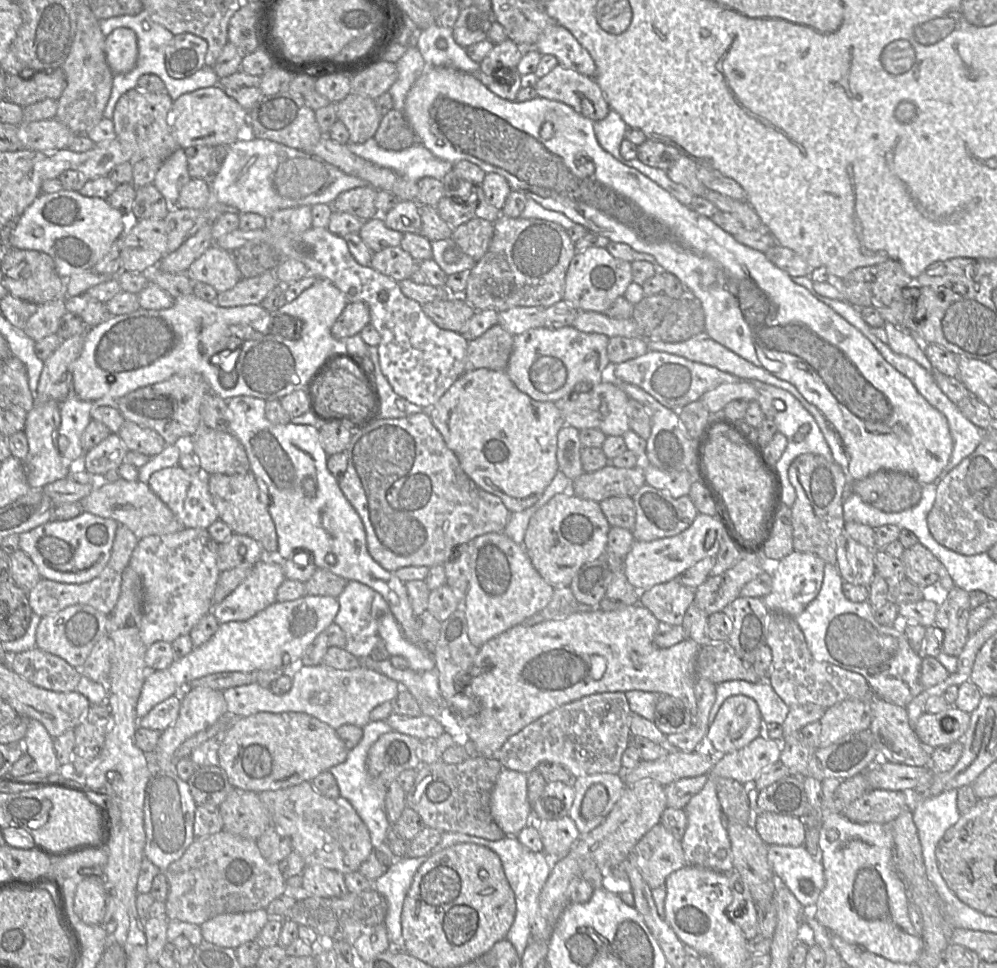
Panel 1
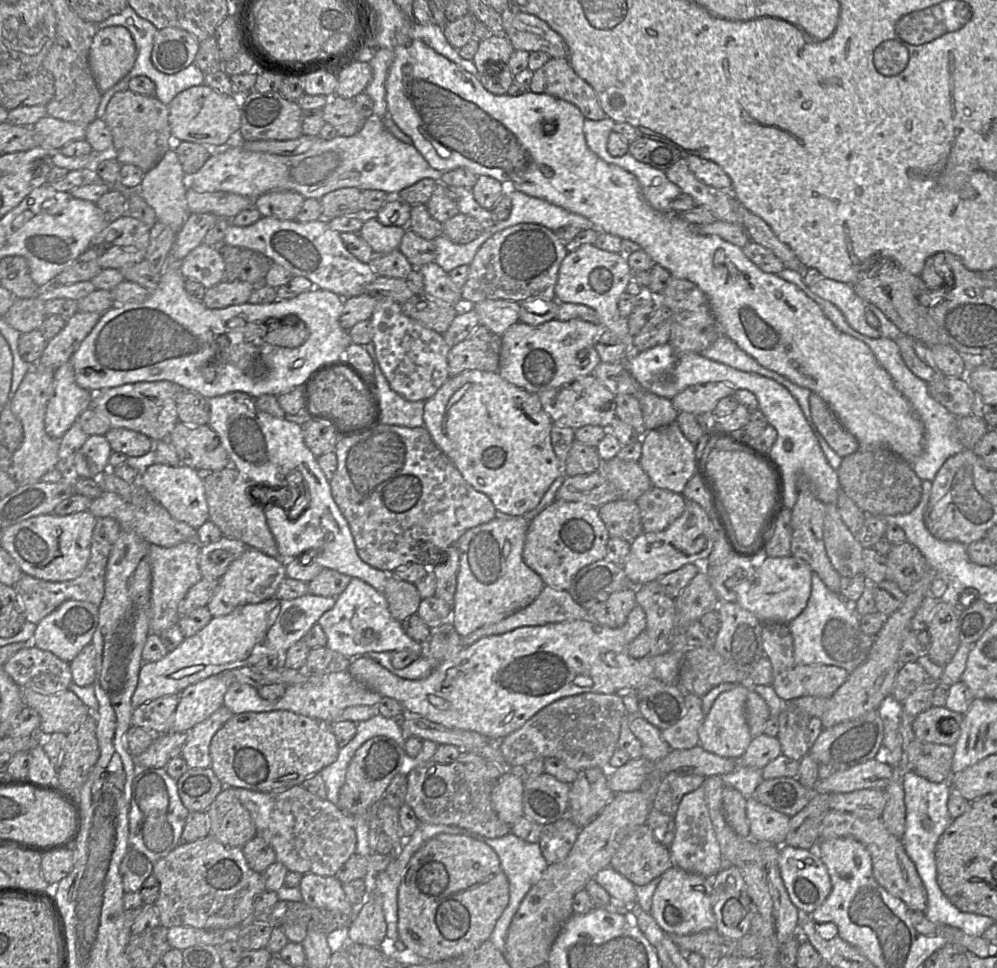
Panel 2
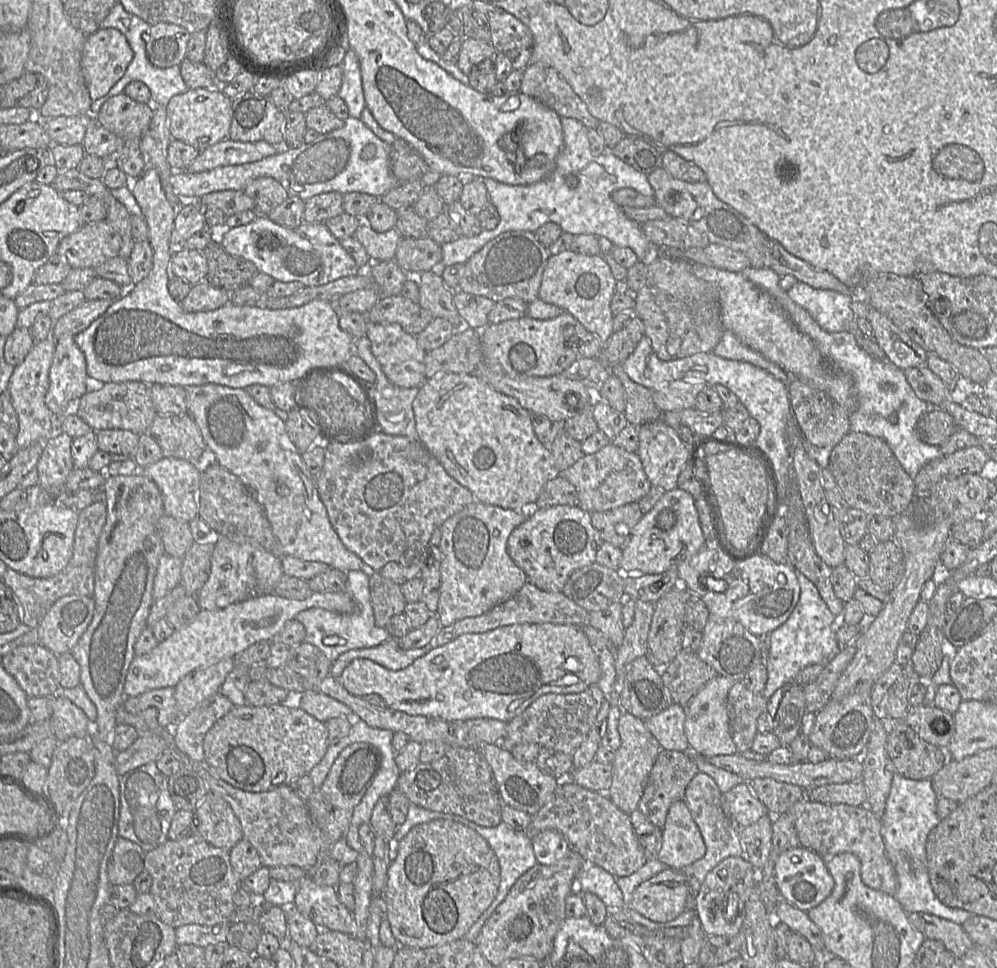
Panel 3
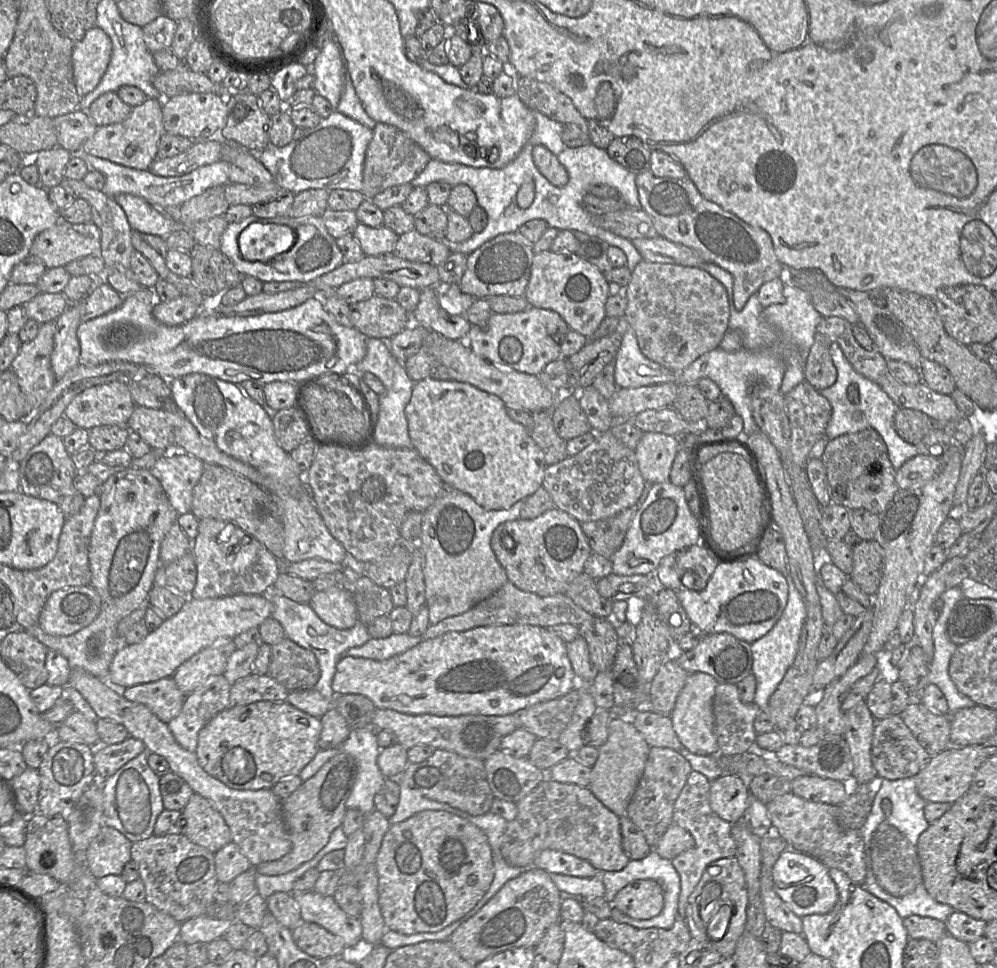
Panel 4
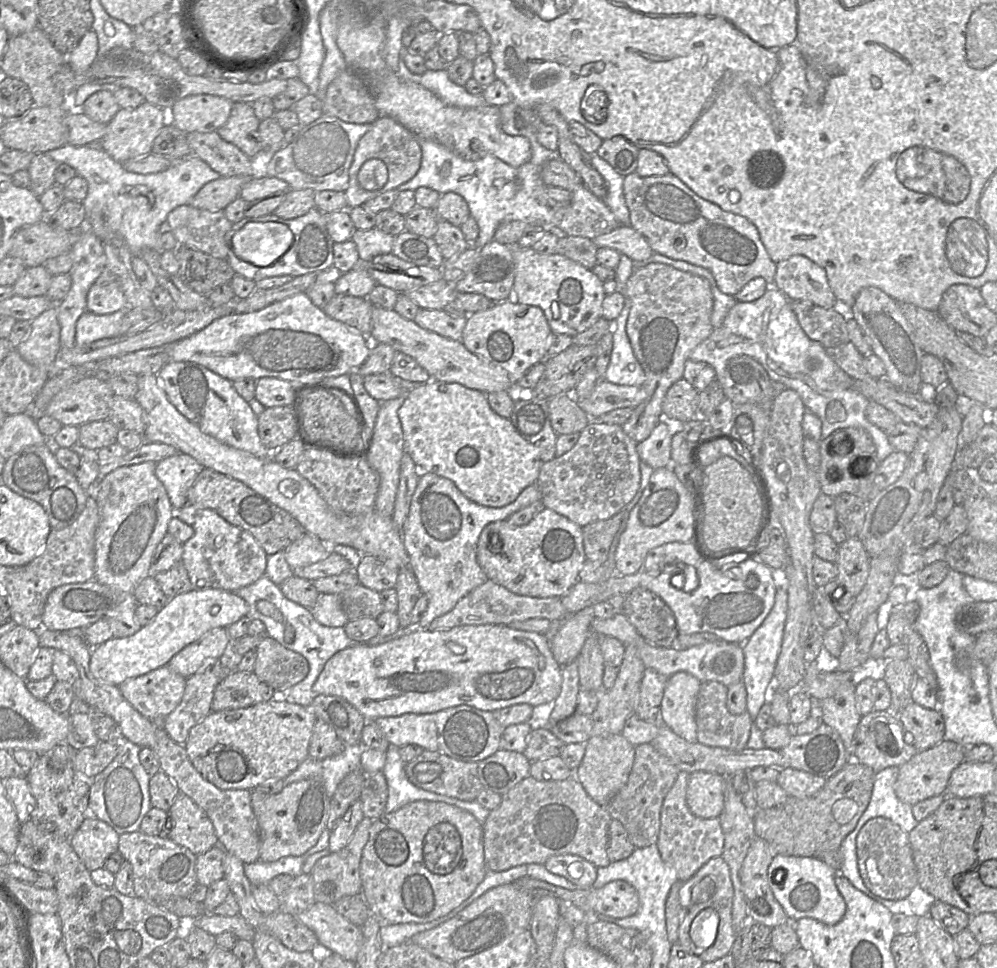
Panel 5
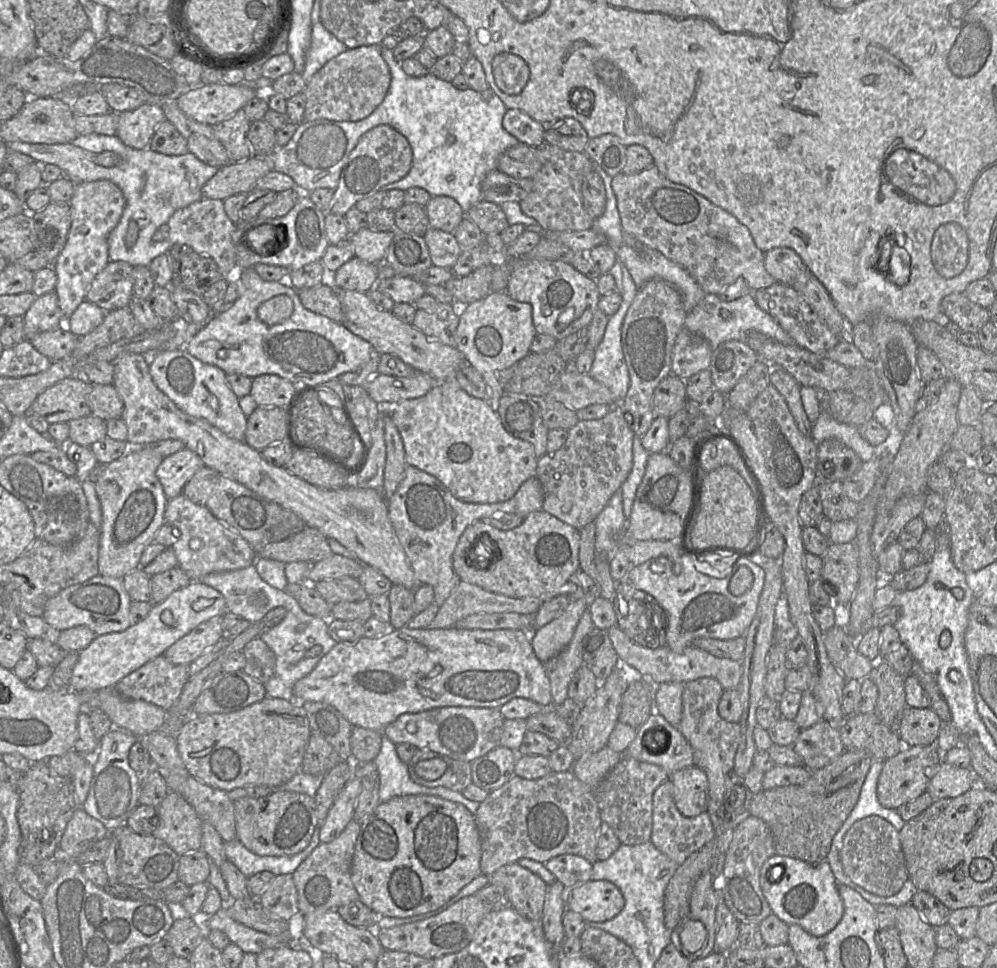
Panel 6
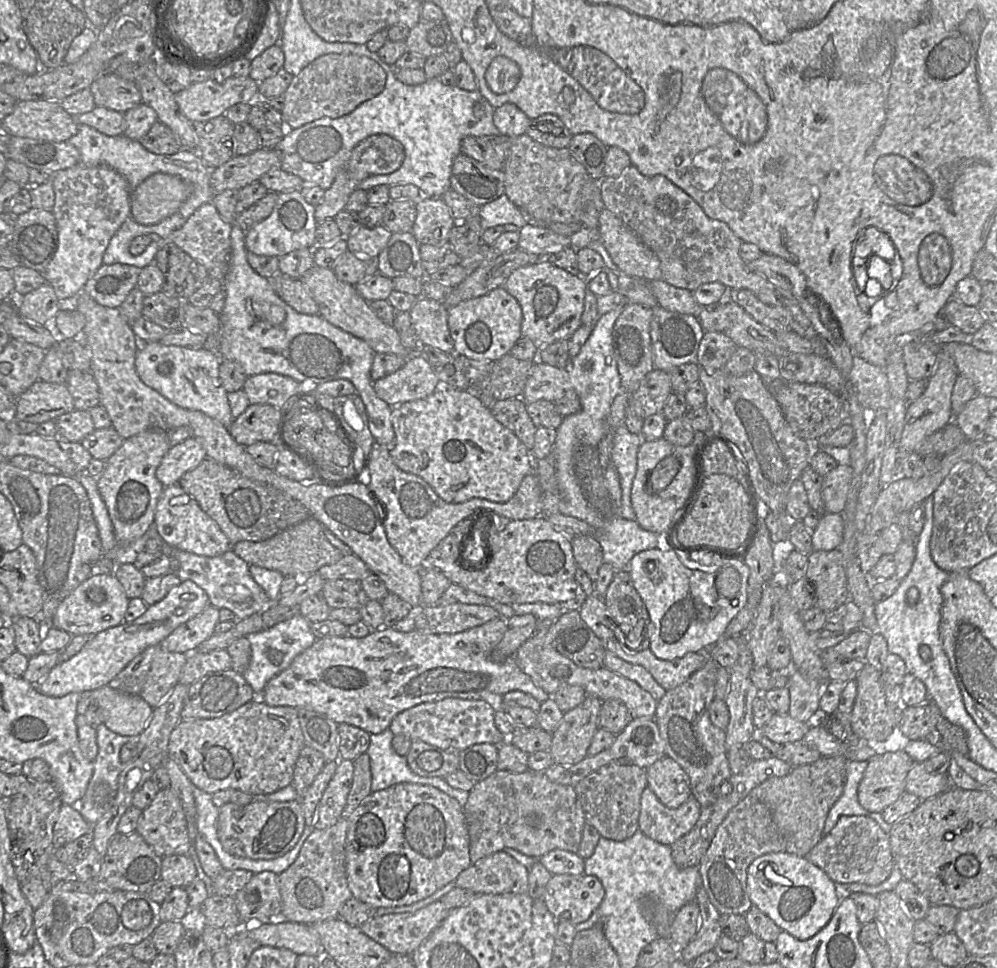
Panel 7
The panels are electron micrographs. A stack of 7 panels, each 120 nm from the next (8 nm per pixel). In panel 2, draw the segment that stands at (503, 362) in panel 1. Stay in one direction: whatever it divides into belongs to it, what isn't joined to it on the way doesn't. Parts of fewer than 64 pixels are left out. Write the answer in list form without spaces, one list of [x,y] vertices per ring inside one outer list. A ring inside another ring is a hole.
[[[479,325],[466,339],[450,348],[448,354],[450,376],[468,370],[498,372],[501,347],[501,335]]]

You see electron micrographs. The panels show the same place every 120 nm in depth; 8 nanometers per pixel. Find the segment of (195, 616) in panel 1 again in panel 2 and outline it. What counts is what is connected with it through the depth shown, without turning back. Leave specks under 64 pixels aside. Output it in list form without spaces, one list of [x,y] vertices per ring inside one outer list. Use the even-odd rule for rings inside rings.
[[[197,541],[183,542],[173,547],[150,544],[150,564],[152,569],[150,632],[161,634],[178,625],[181,614],[179,604],[189,589],[201,581],[199,553],[201,545]]]

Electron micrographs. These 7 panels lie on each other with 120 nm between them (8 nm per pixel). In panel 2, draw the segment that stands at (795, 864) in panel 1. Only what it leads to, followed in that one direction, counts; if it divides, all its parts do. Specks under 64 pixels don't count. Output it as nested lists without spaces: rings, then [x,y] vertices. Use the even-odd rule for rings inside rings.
[[[784,844],[779,847],[778,865],[790,900],[799,910],[811,914],[831,892],[830,876],[815,849]]]

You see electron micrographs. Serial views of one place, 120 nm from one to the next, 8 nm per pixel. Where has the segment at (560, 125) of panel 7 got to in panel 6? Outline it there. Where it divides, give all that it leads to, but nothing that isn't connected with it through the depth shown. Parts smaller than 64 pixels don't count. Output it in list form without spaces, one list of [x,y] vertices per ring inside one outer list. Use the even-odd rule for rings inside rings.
[[[574,118],[544,123],[544,142],[564,150],[584,152],[589,141],[587,132]]]

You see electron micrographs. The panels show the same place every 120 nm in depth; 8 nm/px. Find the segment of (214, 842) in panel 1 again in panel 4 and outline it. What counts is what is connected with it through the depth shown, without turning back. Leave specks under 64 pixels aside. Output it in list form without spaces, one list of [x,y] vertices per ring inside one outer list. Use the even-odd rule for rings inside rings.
[[[182,834],[153,835],[132,843],[131,860],[136,864],[144,884],[146,902],[180,923],[205,916],[207,908],[215,901],[219,881],[214,853],[191,842]]]

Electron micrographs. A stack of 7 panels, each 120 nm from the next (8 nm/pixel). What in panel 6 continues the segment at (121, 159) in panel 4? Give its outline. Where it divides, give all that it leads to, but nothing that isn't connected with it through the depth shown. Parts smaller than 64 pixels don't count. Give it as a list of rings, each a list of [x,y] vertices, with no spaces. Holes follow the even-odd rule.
[[[147,102],[134,110],[117,113],[117,117],[116,135],[135,149],[147,148],[155,129],[165,119],[162,107]]]

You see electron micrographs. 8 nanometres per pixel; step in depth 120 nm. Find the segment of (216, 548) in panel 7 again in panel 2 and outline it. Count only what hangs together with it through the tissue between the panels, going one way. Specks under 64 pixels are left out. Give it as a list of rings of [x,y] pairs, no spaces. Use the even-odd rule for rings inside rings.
[[[248,548],[229,565],[219,579],[218,587],[207,608],[213,617],[222,617],[238,607],[266,601],[274,597],[279,584],[285,577],[287,577],[285,561],[281,557],[271,557],[256,549]]]

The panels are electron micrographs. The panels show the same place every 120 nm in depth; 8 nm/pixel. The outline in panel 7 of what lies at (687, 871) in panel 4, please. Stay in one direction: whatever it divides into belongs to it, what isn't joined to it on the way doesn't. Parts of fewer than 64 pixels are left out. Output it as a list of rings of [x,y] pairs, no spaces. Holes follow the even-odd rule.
[[[647,787],[640,799],[639,830],[652,840],[671,846],[695,826],[701,808],[693,796],[678,808],[668,808]]]

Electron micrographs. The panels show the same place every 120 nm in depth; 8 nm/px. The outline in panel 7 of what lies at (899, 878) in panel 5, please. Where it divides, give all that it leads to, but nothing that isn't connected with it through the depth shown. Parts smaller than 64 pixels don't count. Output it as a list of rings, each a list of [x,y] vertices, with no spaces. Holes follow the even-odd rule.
[[[841,816],[833,829],[806,856],[837,885],[861,883],[874,886],[885,881],[894,868],[889,836],[872,818]]]

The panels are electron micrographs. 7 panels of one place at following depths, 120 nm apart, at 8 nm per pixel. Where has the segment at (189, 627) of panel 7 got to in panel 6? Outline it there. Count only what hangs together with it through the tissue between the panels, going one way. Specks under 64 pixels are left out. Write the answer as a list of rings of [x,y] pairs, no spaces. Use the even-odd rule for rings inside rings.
[[[214,616],[177,640],[164,652],[164,655],[174,664],[189,665],[224,635],[222,616]]]

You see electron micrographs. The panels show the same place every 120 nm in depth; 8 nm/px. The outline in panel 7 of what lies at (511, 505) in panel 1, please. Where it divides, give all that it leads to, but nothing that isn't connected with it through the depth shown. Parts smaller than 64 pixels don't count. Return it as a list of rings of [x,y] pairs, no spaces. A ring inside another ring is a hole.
[[[440,383],[433,393],[424,398],[392,406],[391,420],[395,443],[390,455],[395,465],[421,477],[448,503],[462,503],[472,498],[507,502],[516,493],[523,478],[532,472],[530,451],[513,431],[495,419],[490,408],[485,407],[472,391]]]

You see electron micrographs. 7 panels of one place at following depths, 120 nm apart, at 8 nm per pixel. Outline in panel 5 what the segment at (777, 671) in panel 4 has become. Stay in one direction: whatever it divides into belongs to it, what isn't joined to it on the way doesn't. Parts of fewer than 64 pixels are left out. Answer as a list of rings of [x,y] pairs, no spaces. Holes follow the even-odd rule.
[[[784,569],[773,571],[773,577],[778,582],[774,606],[752,636],[742,644],[744,653],[744,672],[742,681],[747,691],[746,712],[754,720],[764,703],[769,702],[770,689],[774,688],[774,671],[781,650],[784,627],[788,608],[788,592],[785,585]]]

